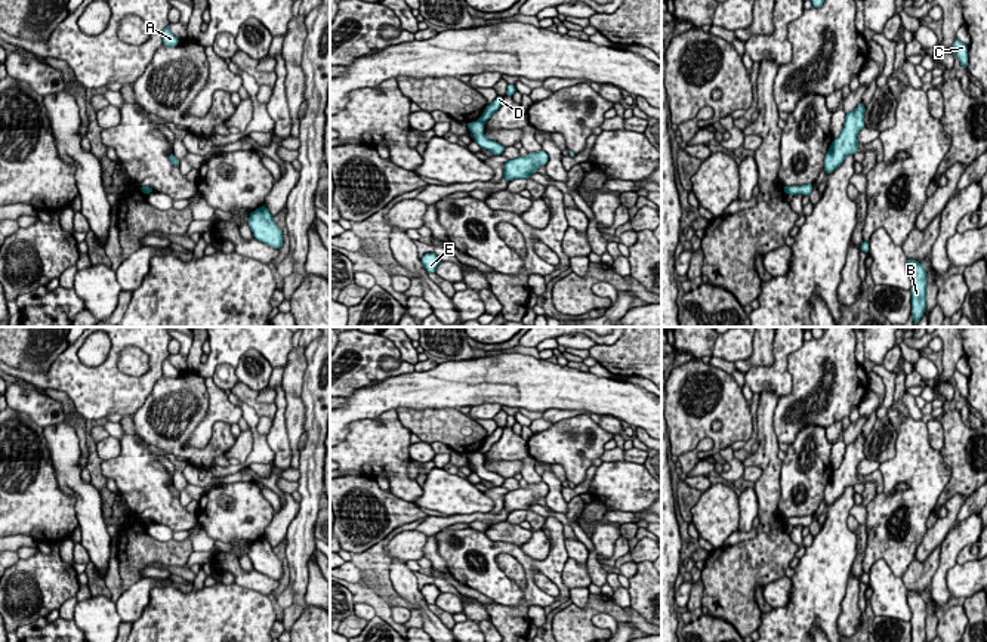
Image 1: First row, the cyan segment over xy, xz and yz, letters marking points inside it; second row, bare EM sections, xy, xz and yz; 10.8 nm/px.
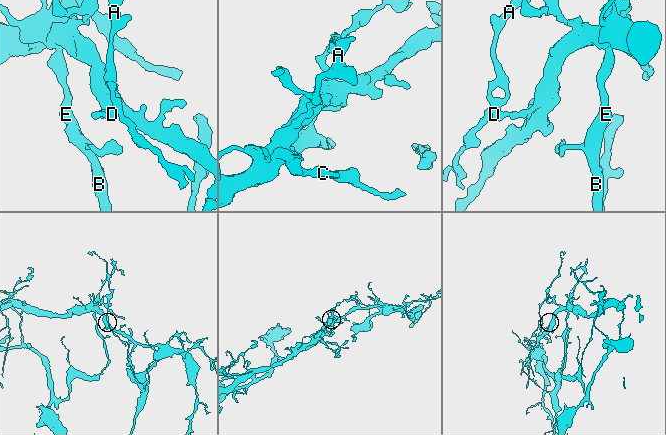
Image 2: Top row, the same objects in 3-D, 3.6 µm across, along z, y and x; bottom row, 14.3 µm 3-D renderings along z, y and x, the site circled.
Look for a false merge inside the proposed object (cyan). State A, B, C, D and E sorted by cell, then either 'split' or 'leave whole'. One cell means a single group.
A B D E / C; split

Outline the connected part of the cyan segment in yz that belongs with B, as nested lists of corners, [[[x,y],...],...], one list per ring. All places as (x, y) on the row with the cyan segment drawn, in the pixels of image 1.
[[[907,259],[907,271],[912,278],[912,317],[916,327],[926,308],[926,271],[922,263],[913,259]]]

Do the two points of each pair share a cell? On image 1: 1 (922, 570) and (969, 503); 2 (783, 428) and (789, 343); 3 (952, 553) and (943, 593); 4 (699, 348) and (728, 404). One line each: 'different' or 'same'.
1: same
2: different
3: same
4: different

